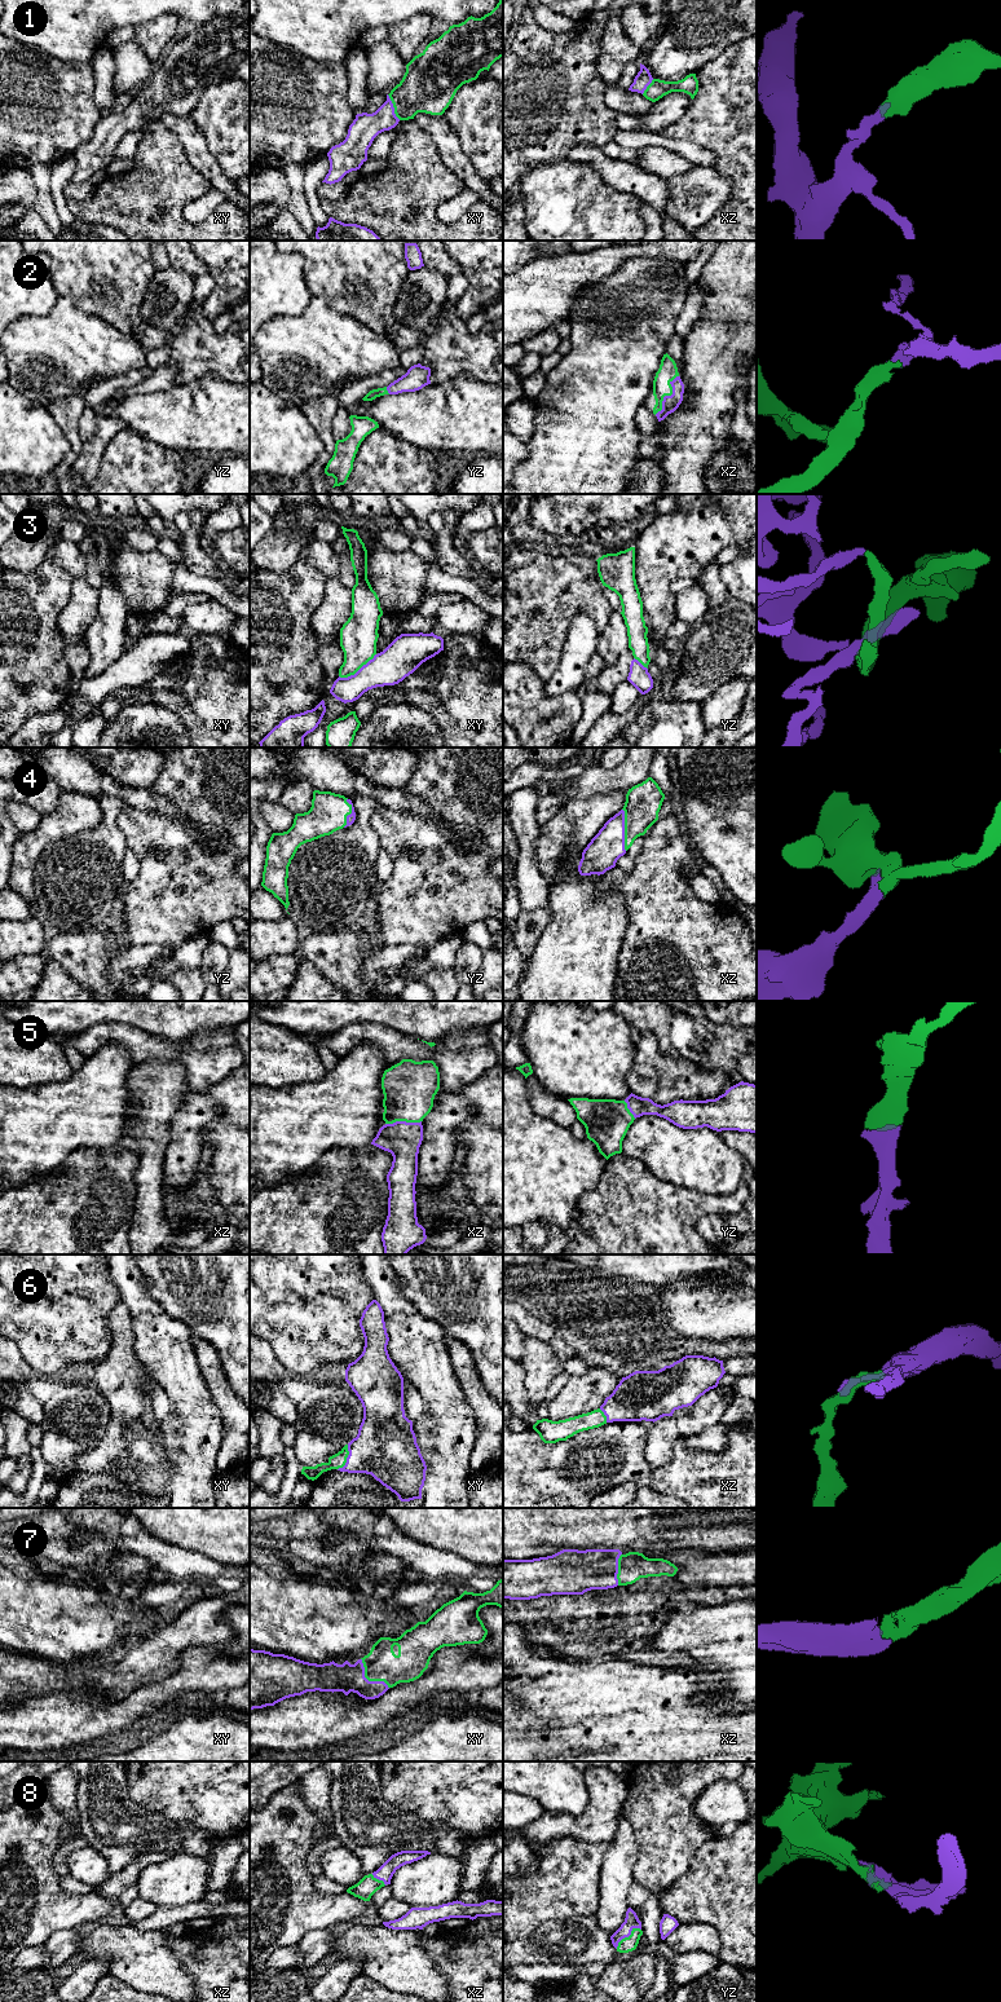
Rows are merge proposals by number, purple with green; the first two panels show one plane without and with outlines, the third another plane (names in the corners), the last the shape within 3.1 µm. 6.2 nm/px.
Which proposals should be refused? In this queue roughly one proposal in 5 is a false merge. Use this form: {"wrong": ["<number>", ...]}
{"wrong": []}

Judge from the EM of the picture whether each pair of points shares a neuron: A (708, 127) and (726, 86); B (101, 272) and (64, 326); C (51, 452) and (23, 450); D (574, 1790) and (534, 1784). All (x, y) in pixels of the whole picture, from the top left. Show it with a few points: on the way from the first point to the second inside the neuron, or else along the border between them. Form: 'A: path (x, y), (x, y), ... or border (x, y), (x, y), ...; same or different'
A: path (715, 117), (719, 113), (719, 96); same
B: border (58, 295), (67, 295), (84, 312), (104, 320); different
C: path (44, 450), (30, 450); same
D: path (564, 1790), (555, 1784), (545, 1784); same

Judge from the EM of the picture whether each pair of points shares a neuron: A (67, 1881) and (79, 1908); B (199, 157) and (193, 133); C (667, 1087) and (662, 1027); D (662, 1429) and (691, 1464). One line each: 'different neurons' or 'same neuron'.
A: different neurons
B: same neuron
C: different neurons
D: different neurons

